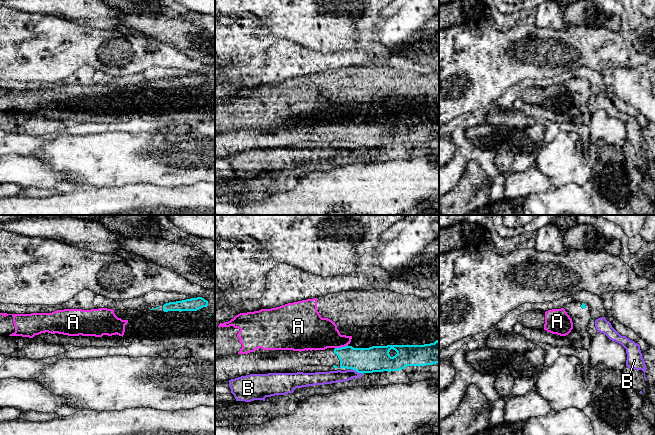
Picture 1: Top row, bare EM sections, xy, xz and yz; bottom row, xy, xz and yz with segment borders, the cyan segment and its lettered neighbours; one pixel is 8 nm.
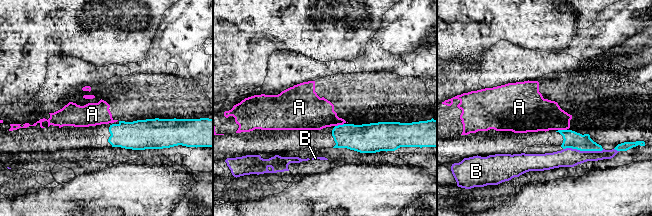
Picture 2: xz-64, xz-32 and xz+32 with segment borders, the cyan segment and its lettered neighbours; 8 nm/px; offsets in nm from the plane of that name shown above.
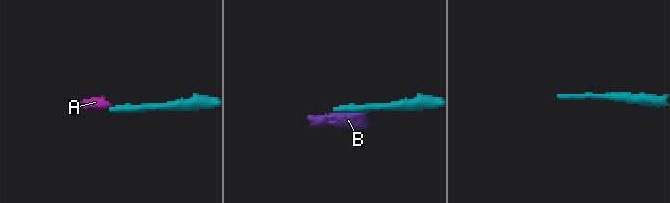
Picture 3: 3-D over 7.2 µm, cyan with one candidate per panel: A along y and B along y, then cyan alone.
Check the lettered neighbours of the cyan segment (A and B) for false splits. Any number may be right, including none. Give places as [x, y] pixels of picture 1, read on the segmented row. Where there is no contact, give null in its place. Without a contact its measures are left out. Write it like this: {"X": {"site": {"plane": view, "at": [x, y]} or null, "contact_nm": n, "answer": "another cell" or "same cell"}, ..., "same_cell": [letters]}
{"A": {"site": {"plane": "xz", "at": [341, 347]}, "contact_nm": 110, "answer": "another cell"}, "B": {"site": {"plane": "xz", "at": [357, 371]}, "contact_nm": 100, "answer": "another cell"}, "same_cell": []}

